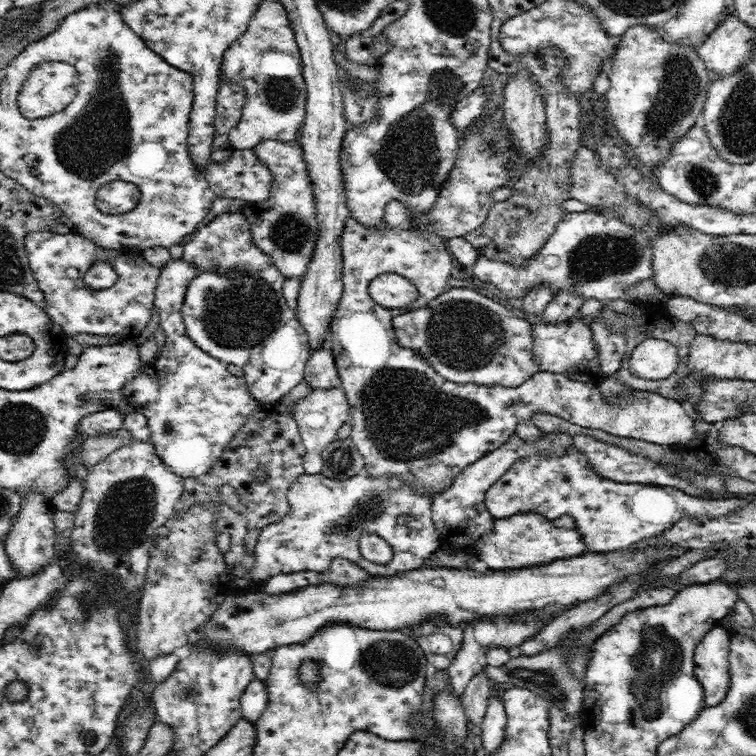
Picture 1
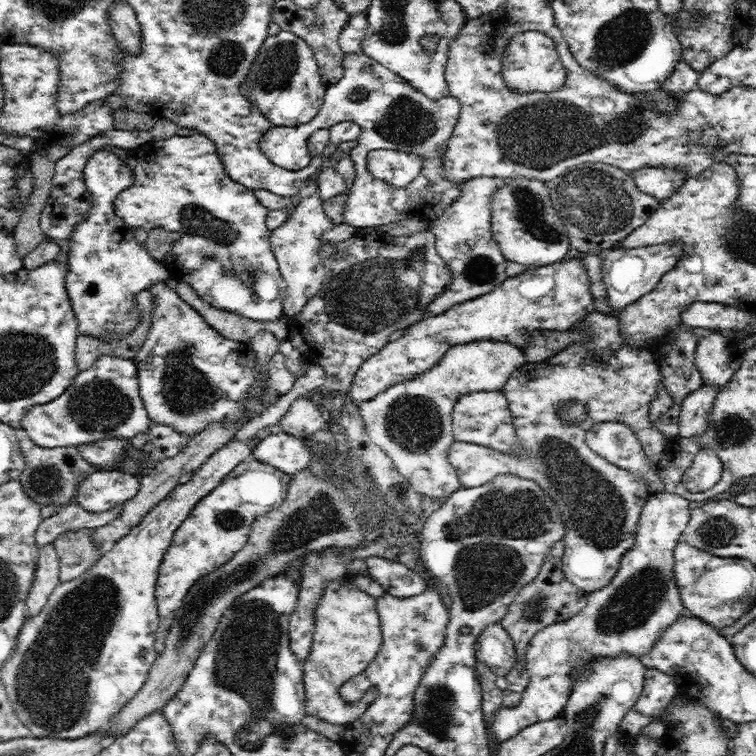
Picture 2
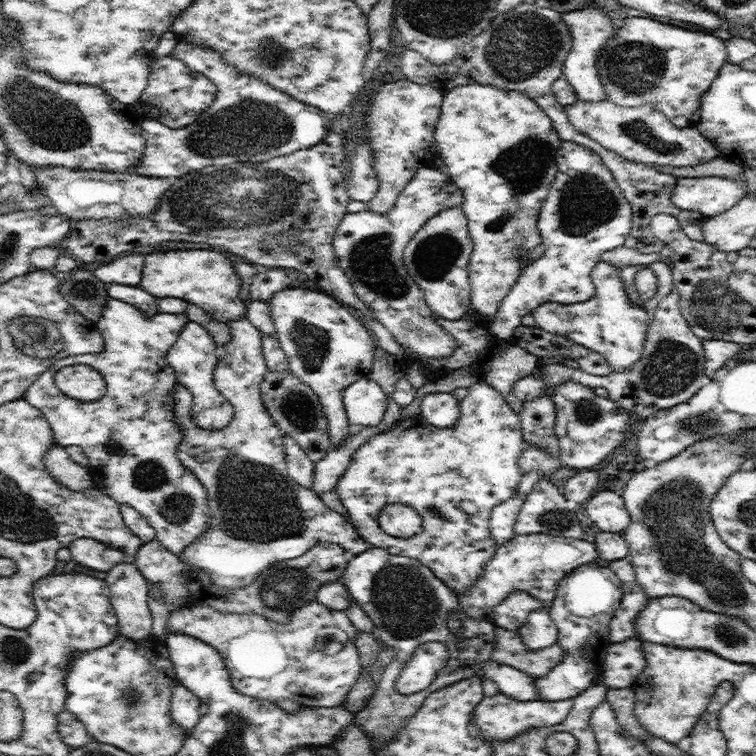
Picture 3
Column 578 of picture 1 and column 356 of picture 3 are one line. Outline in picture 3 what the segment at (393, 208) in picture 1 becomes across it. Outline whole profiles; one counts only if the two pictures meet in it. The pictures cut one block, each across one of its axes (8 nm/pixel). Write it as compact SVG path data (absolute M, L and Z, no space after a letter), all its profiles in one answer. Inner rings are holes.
M368 377L359 378L343 390L343 403L349 424L378 426L387 412L386 399L378 382Z

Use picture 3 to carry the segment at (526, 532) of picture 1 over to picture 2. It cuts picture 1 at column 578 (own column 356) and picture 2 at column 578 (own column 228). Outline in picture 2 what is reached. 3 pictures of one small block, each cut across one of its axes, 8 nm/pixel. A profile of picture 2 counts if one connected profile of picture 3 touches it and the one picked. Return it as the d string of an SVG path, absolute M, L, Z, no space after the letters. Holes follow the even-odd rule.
M600 311L591 312L579 323L572 325L576 331L583 324L588 331L590 340L585 343L571 342L566 348L559 350L554 356L542 362L524 362L504 383L502 392L509 402L509 409L513 416L513 425L520 441L518 454L504 454L499 450L492 450L487 446L474 443L454 441L448 451L448 460L456 469L456 474L466 488L479 487L490 482L496 475L512 473L520 478L533 480L547 492L558 505L566 534L564 556L562 558L563 572L566 579L578 588L591 593L604 588L612 581L621 566L621 559L635 544L636 526L650 494L648 485L630 471L618 468L604 457L588 448L585 436L590 427L600 422L618 422L627 425L636 433L640 444L651 464L656 467L664 459L665 434L648 419L650 402L656 396L658 384L663 382L660 374L663 367L657 360L652 349L630 347L621 334L620 323L616 314L606 315ZM568 400L577 400L586 405L586 418L578 424L564 423L558 415L560 406Z

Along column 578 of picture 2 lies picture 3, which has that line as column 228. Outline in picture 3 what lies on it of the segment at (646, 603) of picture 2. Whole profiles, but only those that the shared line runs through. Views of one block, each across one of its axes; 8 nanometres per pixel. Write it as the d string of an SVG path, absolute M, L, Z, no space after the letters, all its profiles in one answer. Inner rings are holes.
M317 601L294 610L292 614L289 614L288 622L284 624L276 623L275 620L252 614L252 612L250 614L226 614L226 612L218 612L216 608L204 605L194 606L194 608L185 606L172 610L167 624L168 629L174 632L193 636L214 647L225 660L230 681L236 692L253 699L266 699L276 704L278 700L286 698L294 700L302 707L332 708L343 704L352 685L360 677L360 657L355 645L359 630L352 624L345 612L330 610L328 606L319 604ZM320 628L326 628L326 630L338 628L348 634L348 640L346 644L342 644L342 650L338 654L328 656L318 648Z

